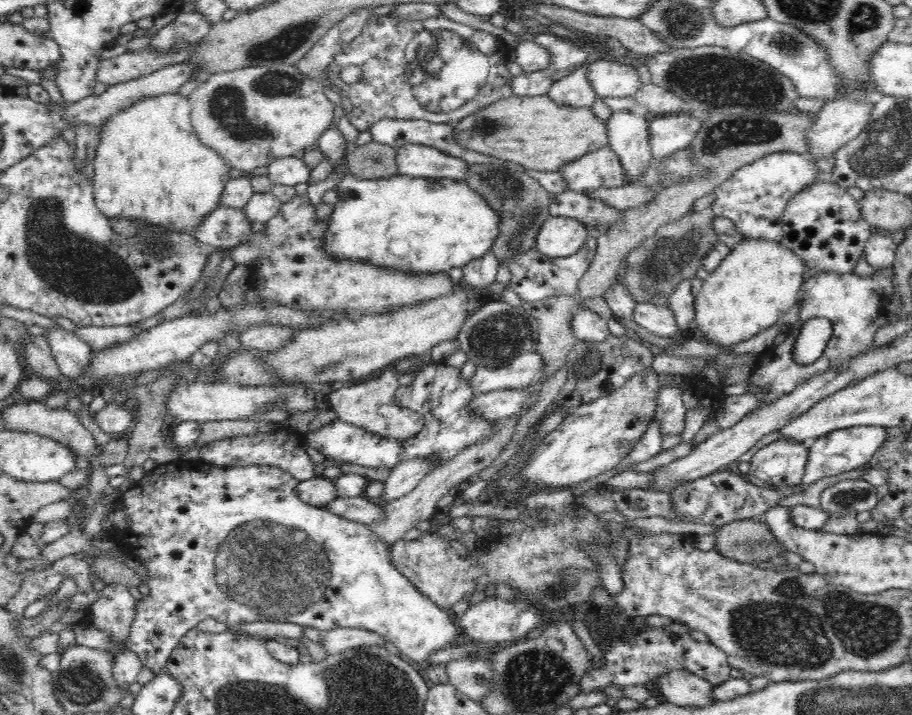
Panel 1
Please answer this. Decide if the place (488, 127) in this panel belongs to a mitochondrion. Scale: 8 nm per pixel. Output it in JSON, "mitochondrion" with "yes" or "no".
{"mitochondrion":"yes"}

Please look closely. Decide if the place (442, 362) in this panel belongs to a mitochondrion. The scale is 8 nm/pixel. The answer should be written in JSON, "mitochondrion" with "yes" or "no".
{"mitochondrion":"no"}

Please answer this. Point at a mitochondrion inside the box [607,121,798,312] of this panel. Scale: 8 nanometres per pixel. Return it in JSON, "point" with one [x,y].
{"point":[664,258]}

